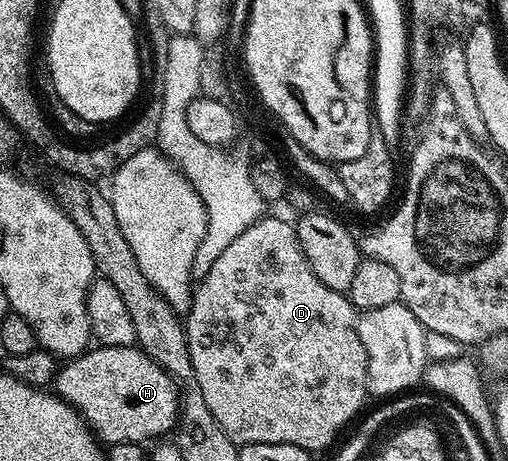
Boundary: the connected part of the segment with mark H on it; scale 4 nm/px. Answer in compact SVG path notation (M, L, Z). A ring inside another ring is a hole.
M137 345L128 347L95 346L87 349L73 359L63 362L57 368L52 380L53 394L70 404L82 417L83 423L94 432L103 444L111 443L140 443L146 439L162 435L165 431L173 432L178 422L178 404L180 388L170 372L164 370L152 357L142 352Z

